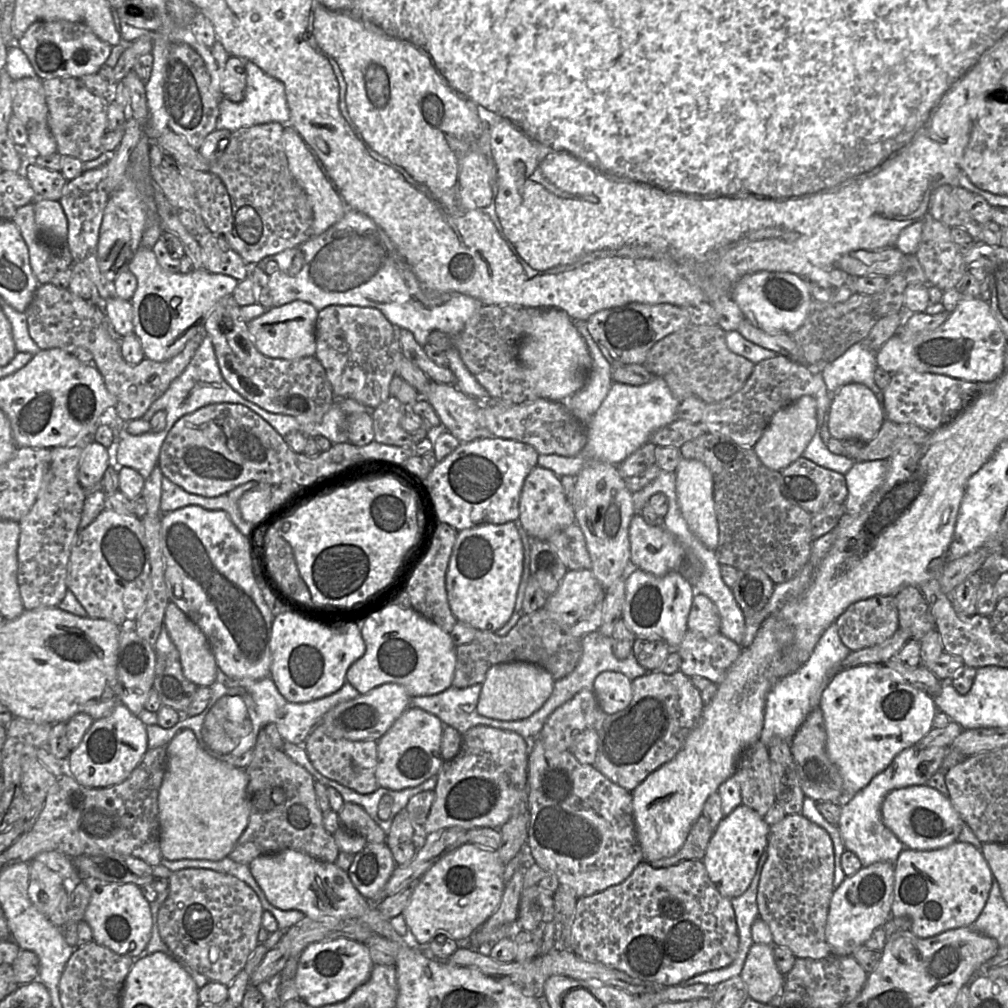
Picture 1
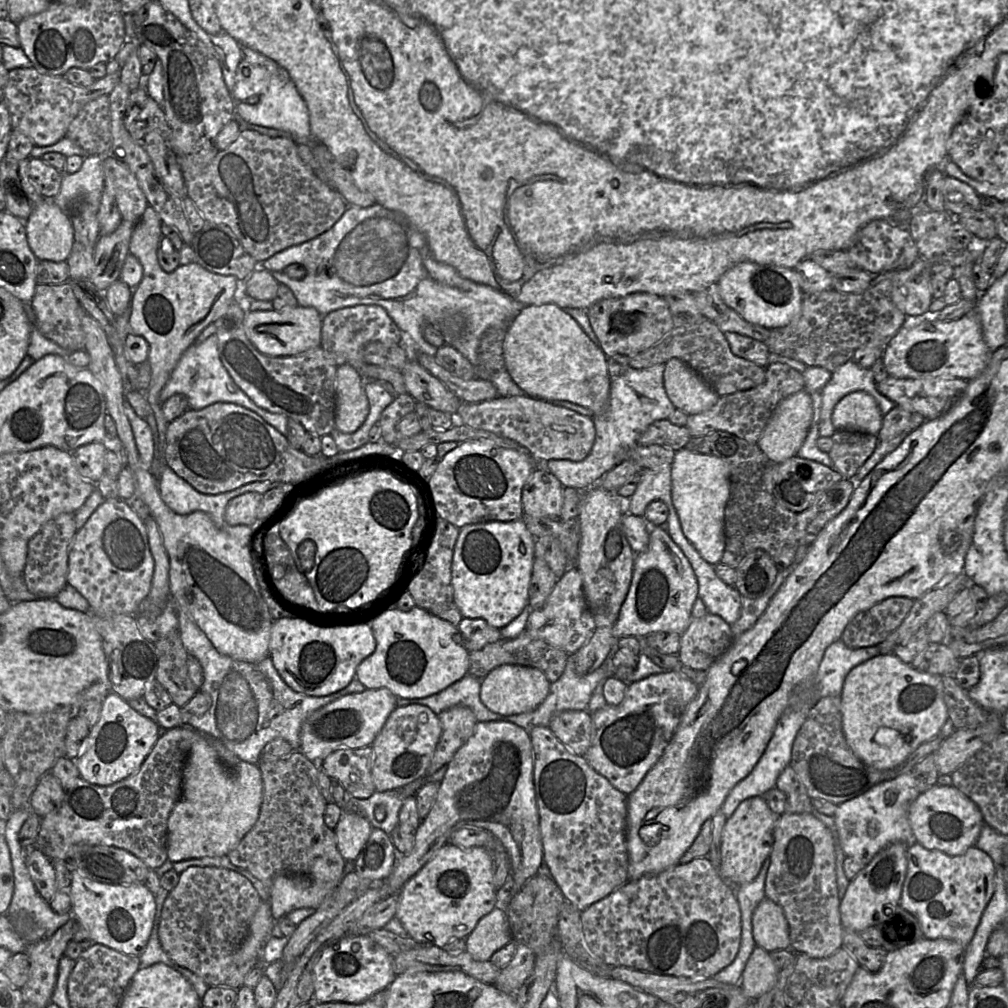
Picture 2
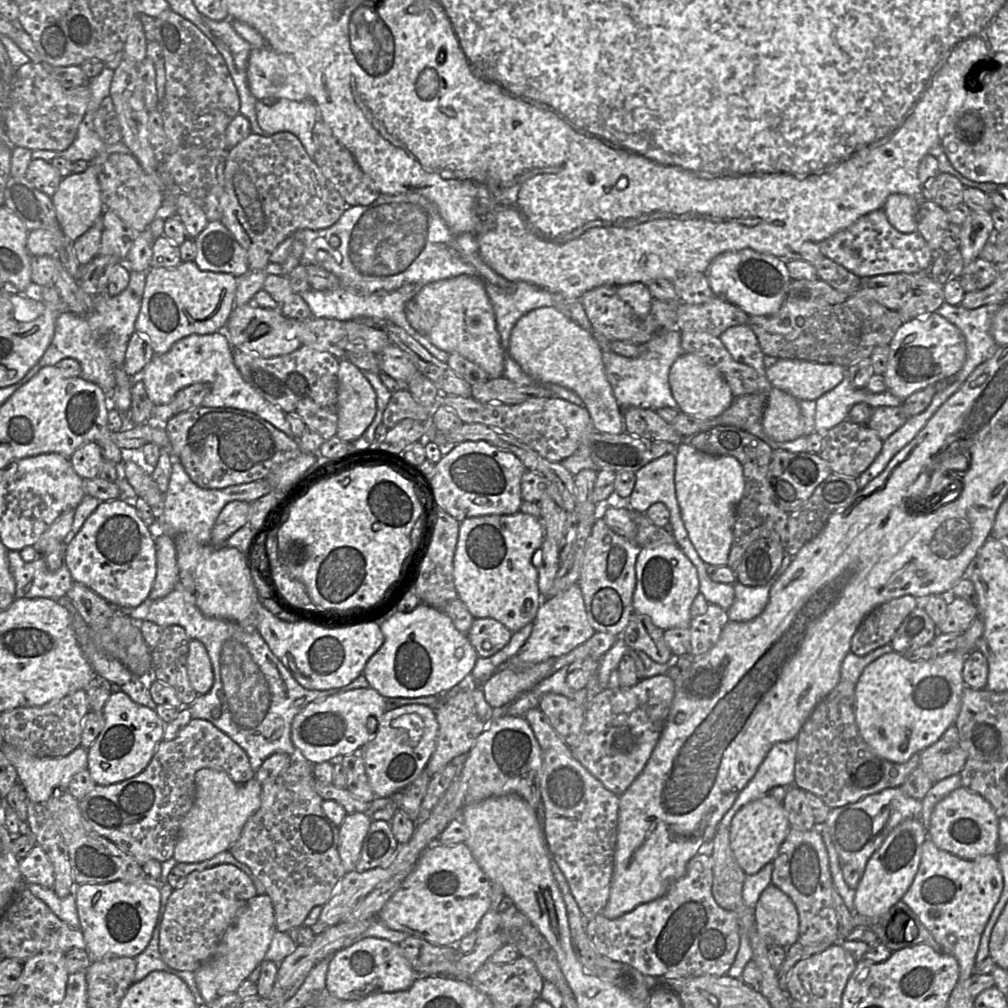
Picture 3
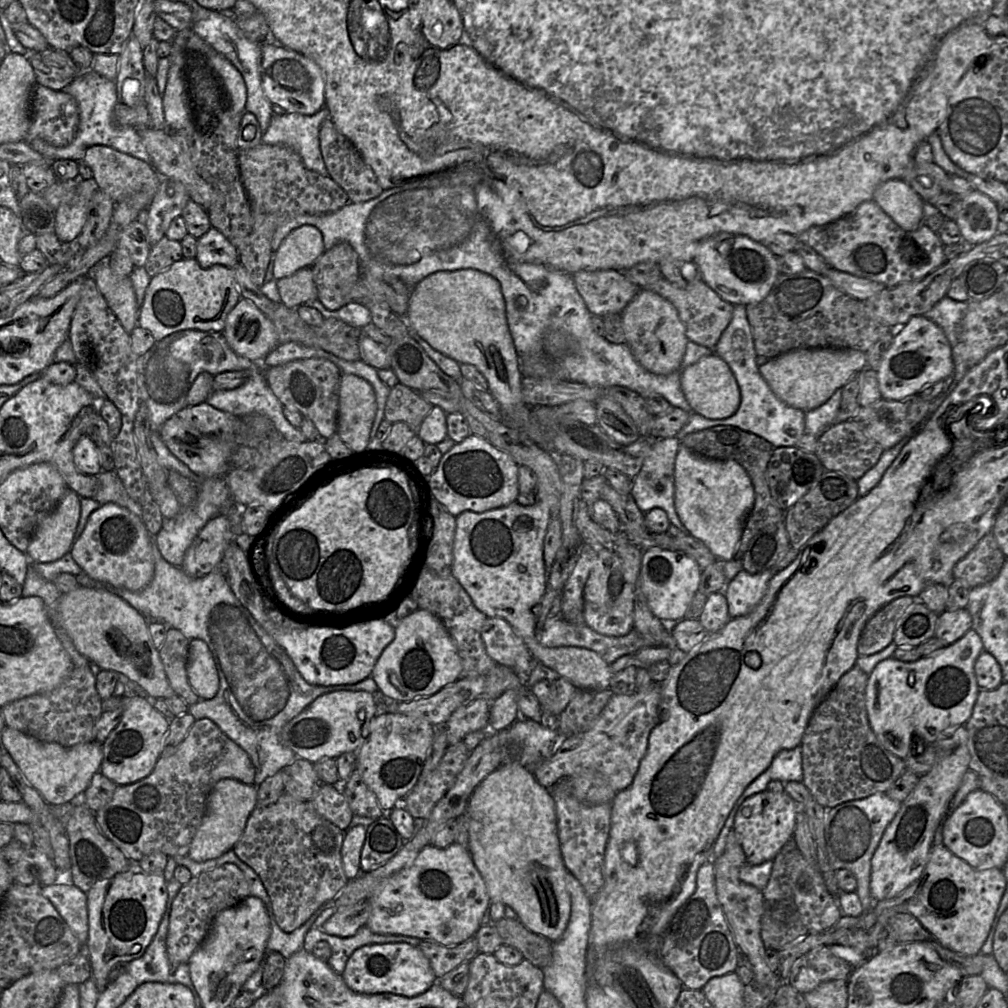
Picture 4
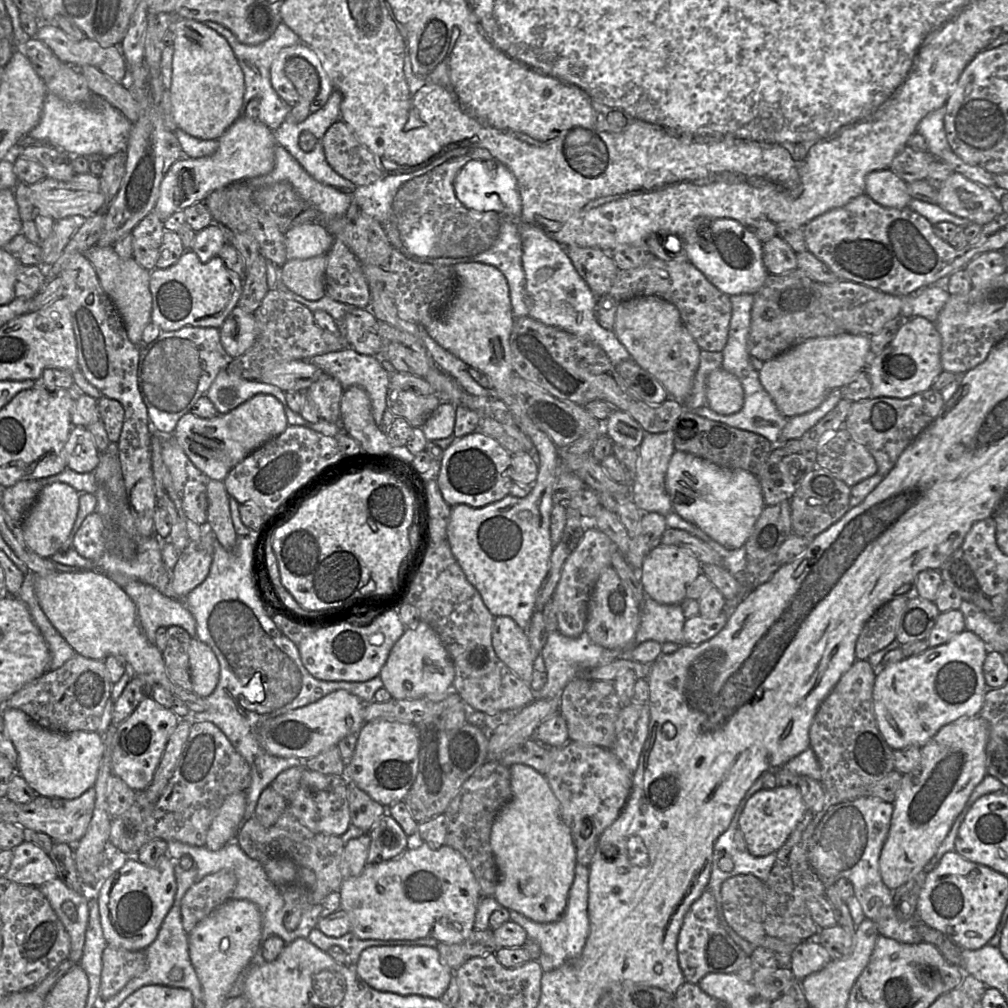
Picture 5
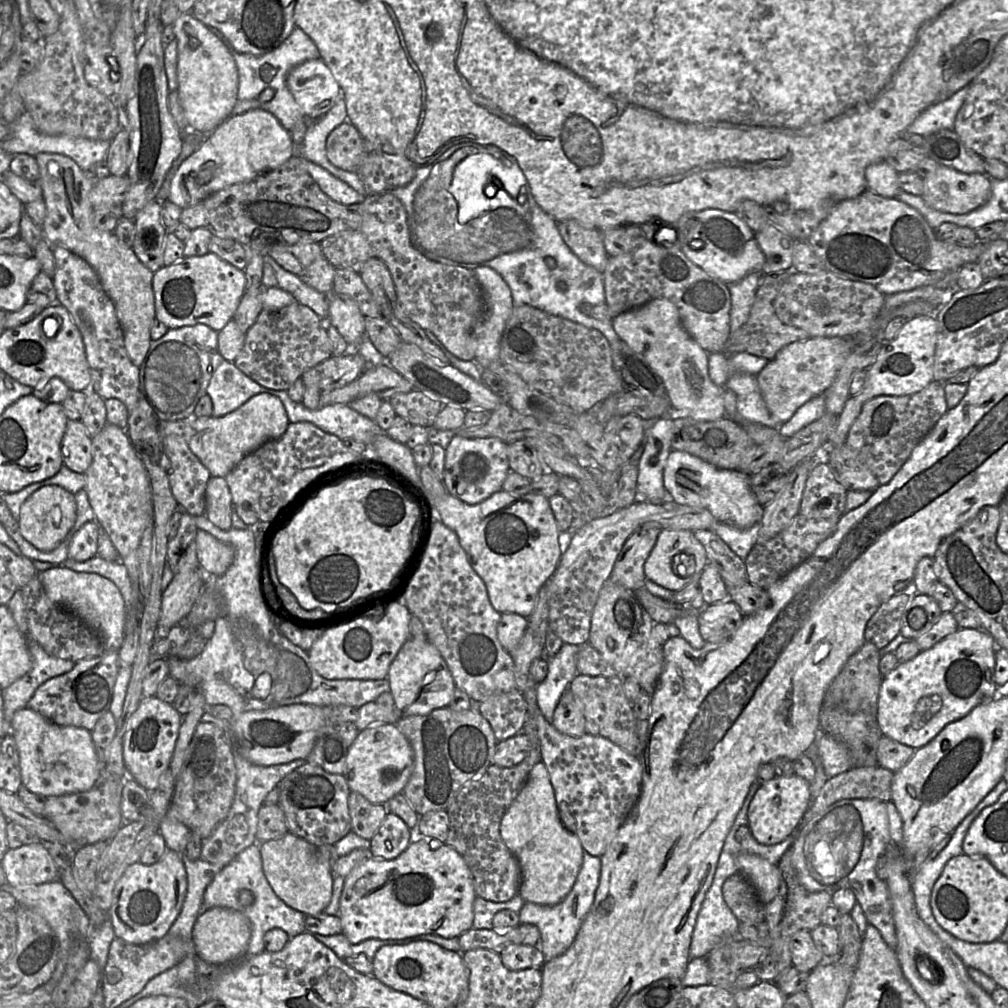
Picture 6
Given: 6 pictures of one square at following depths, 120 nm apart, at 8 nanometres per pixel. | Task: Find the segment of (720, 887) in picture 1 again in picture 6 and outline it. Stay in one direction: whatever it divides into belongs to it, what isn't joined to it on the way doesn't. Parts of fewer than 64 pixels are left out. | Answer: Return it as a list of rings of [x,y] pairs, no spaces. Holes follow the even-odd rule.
[[[793,774],[789,777],[775,776],[760,785],[748,809],[748,827],[755,840],[763,845],[775,845],[796,833],[812,802],[811,783]]]

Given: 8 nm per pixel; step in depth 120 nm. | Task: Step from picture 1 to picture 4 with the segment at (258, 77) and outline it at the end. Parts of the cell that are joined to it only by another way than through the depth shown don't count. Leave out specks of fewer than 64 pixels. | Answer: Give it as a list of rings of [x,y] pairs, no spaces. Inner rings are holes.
[[[273,105],[273,115],[268,128],[262,134],[262,143],[268,145],[283,145],[295,151],[306,168],[323,176],[329,176],[319,145],[319,129],[322,122],[329,118],[329,111],[324,105],[314,114],[286,112],[278,105]]]

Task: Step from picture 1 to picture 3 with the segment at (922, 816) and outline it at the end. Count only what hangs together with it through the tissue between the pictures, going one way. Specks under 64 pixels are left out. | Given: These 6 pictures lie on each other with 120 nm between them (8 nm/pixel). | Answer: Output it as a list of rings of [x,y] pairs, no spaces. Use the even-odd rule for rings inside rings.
[[[960,787],[935,805],[926,831],[928,839],[938,848],[962,859],[973,860],[984,855],[997,857],[998,825],[999,817],[991,804],[978,793]]]

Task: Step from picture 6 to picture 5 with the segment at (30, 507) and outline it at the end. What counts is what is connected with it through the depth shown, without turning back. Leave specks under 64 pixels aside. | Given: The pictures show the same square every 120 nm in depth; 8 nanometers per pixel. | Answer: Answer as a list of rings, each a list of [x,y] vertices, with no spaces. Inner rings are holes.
[[[56,482],[43,487],[21,522],[23,538],[33,552],[42,558],[50,558],[60,550],[76,521],[79,495],[66,483]]]

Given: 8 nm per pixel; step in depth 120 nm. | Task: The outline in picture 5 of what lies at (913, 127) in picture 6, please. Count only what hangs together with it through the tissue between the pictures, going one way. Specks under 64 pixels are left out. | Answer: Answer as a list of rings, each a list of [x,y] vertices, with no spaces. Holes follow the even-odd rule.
[[[945,105],[937,110],[928,113],[917,125],[916,133],[921,134],[927,143],[927,151],[935,160],[943,161],[943,153],[951,150],[944,129]]]

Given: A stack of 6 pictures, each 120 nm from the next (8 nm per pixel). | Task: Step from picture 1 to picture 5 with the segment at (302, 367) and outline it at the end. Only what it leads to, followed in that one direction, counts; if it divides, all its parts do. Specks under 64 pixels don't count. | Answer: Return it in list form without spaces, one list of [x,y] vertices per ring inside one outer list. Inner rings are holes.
[[[323,373],[306,392],[316,405],[320,419],[332,423],[340,421],[340,400],[343,389],[335,377]]]

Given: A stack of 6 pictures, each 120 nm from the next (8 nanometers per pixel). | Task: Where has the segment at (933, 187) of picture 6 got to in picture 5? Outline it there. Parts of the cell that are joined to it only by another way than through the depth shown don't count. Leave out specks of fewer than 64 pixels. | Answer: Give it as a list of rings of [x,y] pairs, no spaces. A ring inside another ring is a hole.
[[[957,172],[952,173],[938,189],[937,205],[981,226],[1003,213],[993,189],[979,185]]]

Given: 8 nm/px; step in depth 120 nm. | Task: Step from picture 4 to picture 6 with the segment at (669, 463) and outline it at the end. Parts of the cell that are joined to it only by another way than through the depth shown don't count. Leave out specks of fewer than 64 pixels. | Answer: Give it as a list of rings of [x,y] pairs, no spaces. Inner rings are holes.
[[[662,417],[646,426],[645,446],[638,465],[637,502],[671,502],[664,487],[664,468],[671,449],[674,419]]]

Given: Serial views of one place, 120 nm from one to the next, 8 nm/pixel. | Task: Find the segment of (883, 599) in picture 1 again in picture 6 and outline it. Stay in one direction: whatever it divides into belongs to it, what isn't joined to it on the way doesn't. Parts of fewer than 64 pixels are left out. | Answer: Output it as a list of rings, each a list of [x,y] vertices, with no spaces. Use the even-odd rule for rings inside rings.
[[[902,593],[892,596],[881,604],[866,625],[864,632],[865,642],[874,644],[878,649],[886,647],[900,633],[901,618],[911,599],[911,597]]]

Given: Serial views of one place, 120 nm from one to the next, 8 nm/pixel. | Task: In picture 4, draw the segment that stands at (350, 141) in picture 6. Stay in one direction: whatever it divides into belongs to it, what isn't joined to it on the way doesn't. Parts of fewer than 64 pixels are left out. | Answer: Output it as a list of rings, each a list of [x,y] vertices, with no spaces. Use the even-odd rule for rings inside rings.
[[[329,118],[320,126],[319,145],[329,177],[346,192],[349,202],[366,202],[382,193],[383,188],[379,185],[371,167],[364,162],[354,145],[336,129]]]

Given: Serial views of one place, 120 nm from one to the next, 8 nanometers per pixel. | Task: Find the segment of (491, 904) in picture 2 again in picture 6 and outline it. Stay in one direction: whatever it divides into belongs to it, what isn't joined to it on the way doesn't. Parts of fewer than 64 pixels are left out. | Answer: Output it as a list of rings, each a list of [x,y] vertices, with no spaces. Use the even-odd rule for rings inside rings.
[[[425,837],[423,840],[409,844],[408,848],[397,858],[392,860],[375,859],[371,856],[364,859],[345,878],[338,916],[341,919],[342,934],[346,936],[352,944],[359,944],[368,939],[380,940],[399,940],[423,934],[435,934],[443,938],[459,938],[460,935],[472,928],[474,920],[473,904],[477,897],[474,889],[473,877],[469,867],[463,857],[452,847],[443,844],[440,848],[432,850],[429,847],[431,837]]]

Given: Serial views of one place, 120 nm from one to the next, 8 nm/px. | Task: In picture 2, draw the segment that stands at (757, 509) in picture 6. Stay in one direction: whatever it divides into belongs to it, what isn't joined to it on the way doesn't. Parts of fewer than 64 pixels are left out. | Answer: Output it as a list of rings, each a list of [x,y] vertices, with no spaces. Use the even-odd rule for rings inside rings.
[[[685,447],[675,452],[671,467],[672,500],[683,533],[708,563],[716,565],[721,562],[725,549],[724,516],[730,495],[729,468],[722,459],[716,456],[692,452]]]

